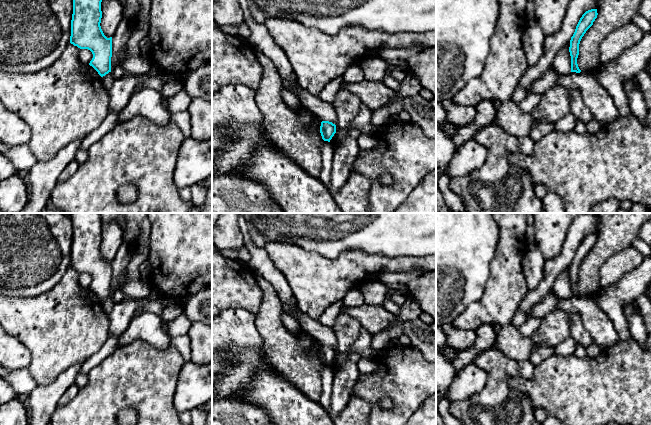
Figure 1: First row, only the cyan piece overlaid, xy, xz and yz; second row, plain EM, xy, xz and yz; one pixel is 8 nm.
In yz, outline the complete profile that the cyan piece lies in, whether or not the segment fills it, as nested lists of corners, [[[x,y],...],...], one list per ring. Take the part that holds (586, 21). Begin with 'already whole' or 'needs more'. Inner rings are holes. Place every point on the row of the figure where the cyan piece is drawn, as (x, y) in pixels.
already whole; [[[591,9],[586,11],[582,15],[576,26],[575,32],[571,37],[569,47],[569,52],[571,56],[571,72],[581,72],[577,64],[577,58],[579,55],[579,44],[586,31],[593,25],[593,22],[597,18],[597,15],[597,9]]]

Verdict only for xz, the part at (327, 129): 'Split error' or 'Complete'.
Complete

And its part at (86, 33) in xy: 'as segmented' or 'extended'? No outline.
as segmented

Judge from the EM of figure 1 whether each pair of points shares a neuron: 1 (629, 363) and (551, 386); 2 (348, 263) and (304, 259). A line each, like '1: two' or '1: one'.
1: one
2: one

